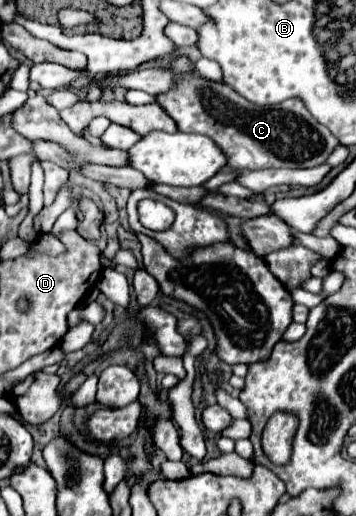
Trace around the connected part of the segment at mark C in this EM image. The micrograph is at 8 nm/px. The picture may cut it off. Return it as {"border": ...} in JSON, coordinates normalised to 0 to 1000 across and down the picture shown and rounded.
{"border":[[[494,107],[455,130],[483,141],[489,157],[478,176],[444,180],[438,200],[494,234],[500,254],[562,258],[590,266],[624,297],[635,297],[640,324],[674,328],[747,328],[747,324],[888,324],[949,281],[949,269],[899,242],[860,203],[837,192],[809,192],[764,207],[725,207],[657,180],[646,165],[579,157],[545,141],[545,122],[522,107]]]}

